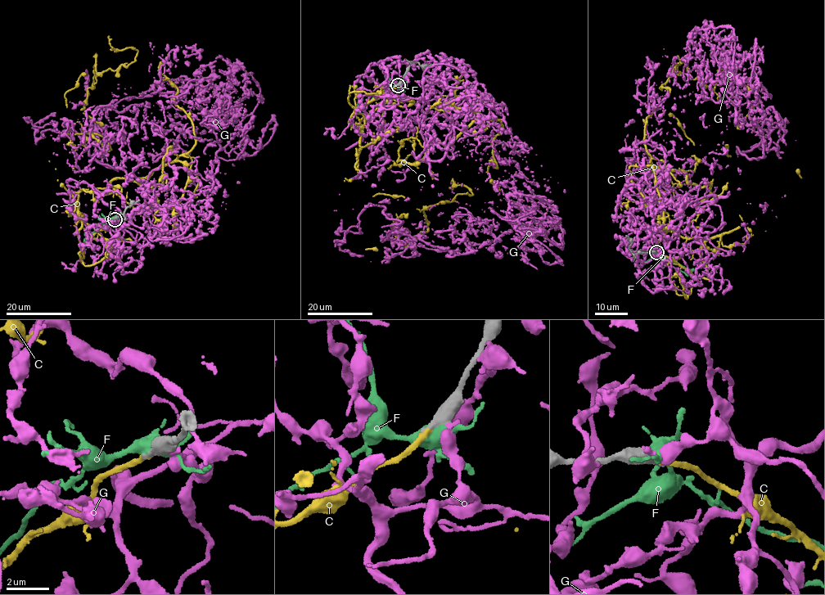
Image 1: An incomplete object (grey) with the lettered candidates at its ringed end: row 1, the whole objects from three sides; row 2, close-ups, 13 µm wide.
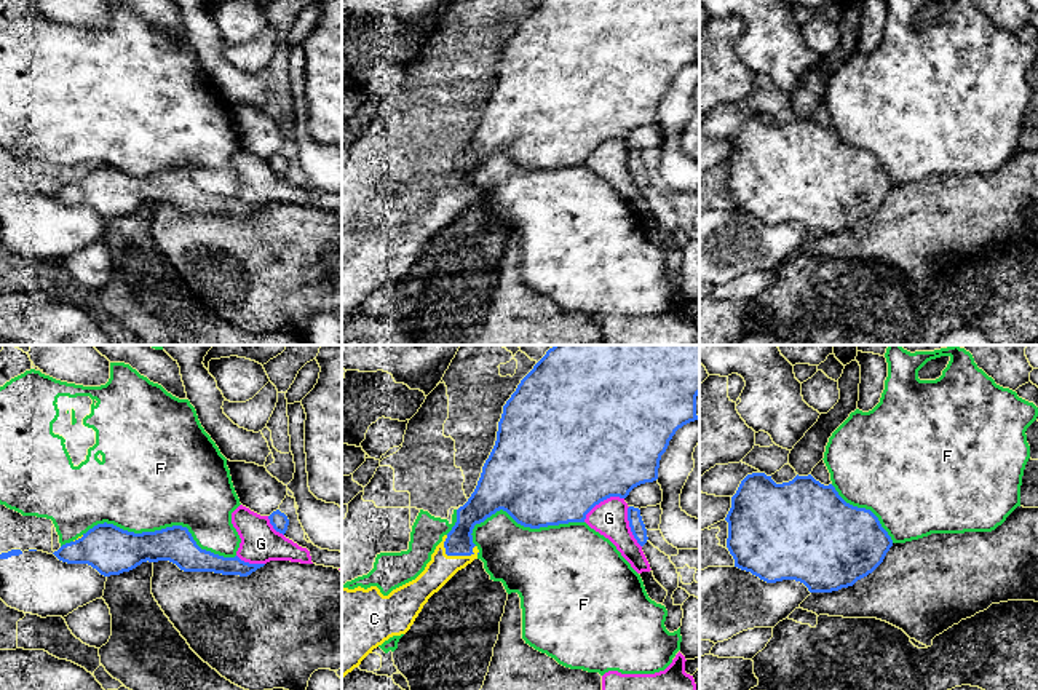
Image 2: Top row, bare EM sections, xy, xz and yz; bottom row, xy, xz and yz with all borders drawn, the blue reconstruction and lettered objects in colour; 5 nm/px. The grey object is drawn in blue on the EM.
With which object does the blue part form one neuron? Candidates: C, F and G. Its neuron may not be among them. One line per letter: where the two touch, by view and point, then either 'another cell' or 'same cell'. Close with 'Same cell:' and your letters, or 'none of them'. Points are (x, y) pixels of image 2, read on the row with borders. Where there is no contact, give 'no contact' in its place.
C: xz (457, 555) | same cell
F: xy (162, 529) | another cell
G: xz (601, 500) | another cell
Same cell: C

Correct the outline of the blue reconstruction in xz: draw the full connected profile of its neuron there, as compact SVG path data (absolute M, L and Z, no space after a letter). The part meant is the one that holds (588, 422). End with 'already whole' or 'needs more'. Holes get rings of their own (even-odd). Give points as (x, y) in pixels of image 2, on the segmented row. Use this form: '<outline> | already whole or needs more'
M554 345L521 380L503 406L495 446L482 466L477 486L457 510L457 522L442 537L425 570L383 596L377 586L342 588L342 677L393 636L406 634L428 599L458 570L477 559L473 529L497 511L506 511L530 529L584 522L586 514L610 497L626 498L645 482L658 479L661 455L679 428L698 420L699 345Z | needs more

